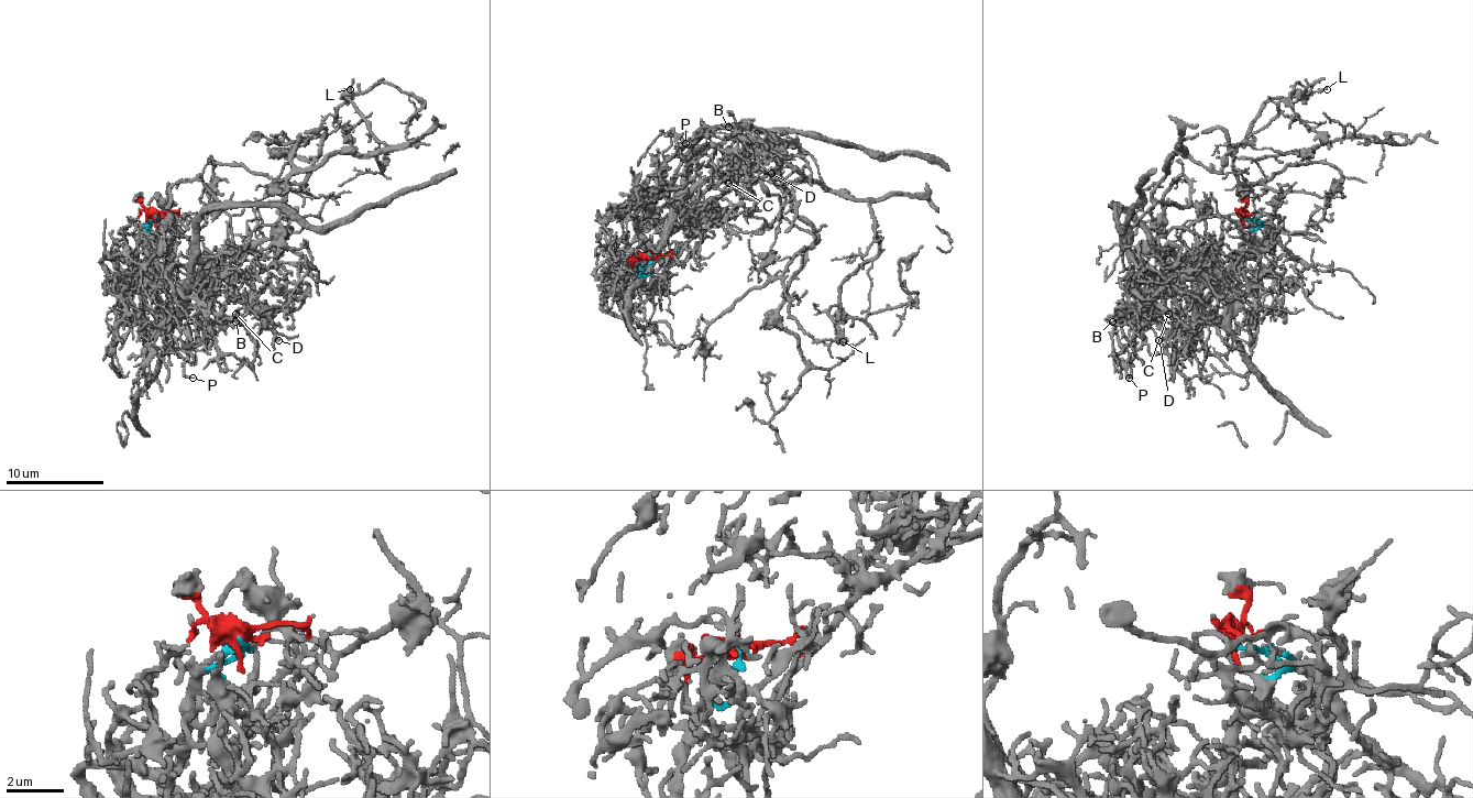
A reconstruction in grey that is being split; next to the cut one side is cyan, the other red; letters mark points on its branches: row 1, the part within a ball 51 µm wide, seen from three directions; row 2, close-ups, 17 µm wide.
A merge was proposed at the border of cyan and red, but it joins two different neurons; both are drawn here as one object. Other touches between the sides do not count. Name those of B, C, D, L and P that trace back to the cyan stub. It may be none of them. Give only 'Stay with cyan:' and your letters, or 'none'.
Stay with cyan: B, C, D, P

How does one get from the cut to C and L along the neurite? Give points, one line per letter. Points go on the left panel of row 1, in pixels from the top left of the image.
C: (156, 218), (146, 238), (154, 252), (158, 246), (176, 268), (176, 287), (210, 299), (222, 321), (234, 314)
L: (156, 218), (274, 204), (292, 176), (330, 154), (370, 154), (382, 170), (384, 144), (343, 93), (350, 88)

